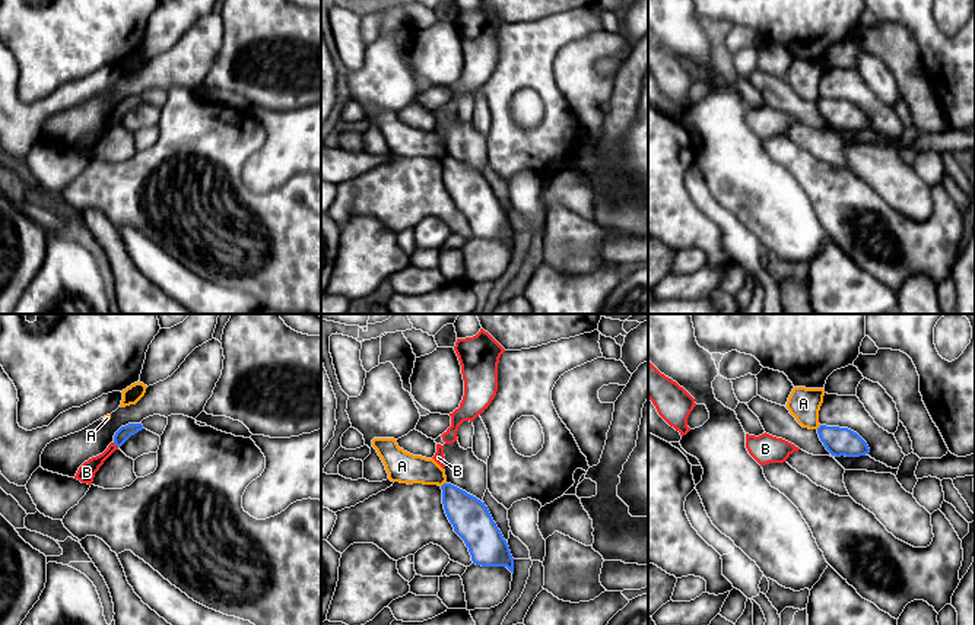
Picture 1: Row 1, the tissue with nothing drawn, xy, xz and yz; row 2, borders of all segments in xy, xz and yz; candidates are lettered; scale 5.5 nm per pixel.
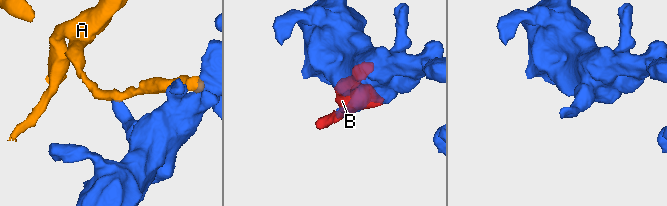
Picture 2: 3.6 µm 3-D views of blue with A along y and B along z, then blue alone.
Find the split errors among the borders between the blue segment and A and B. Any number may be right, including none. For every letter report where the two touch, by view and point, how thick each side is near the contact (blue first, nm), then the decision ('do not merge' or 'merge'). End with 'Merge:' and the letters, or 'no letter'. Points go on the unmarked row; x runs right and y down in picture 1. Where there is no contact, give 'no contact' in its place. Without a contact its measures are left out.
A: contact xz (442, 158); calibres 220 and 170 nm; do not merge
B: contact xy (116, 117); calibres 80 and 100 nm; do not merge
Merge: no letter

